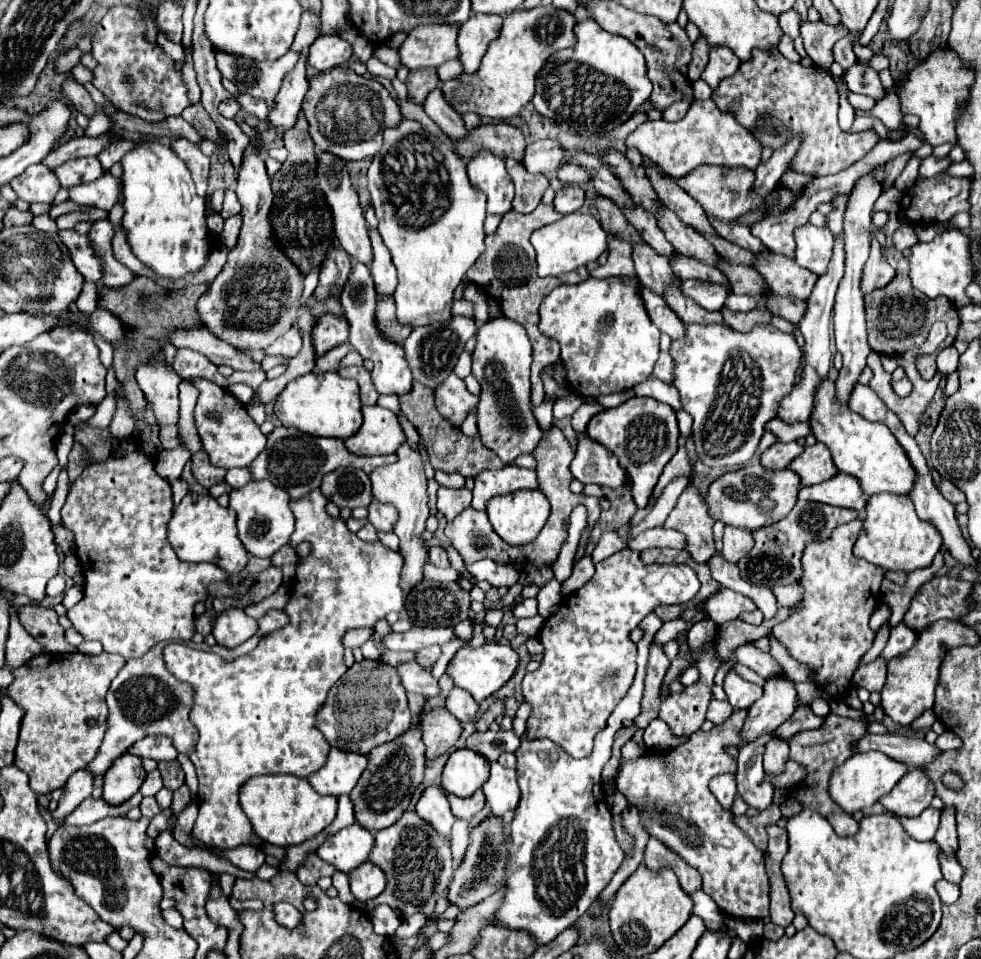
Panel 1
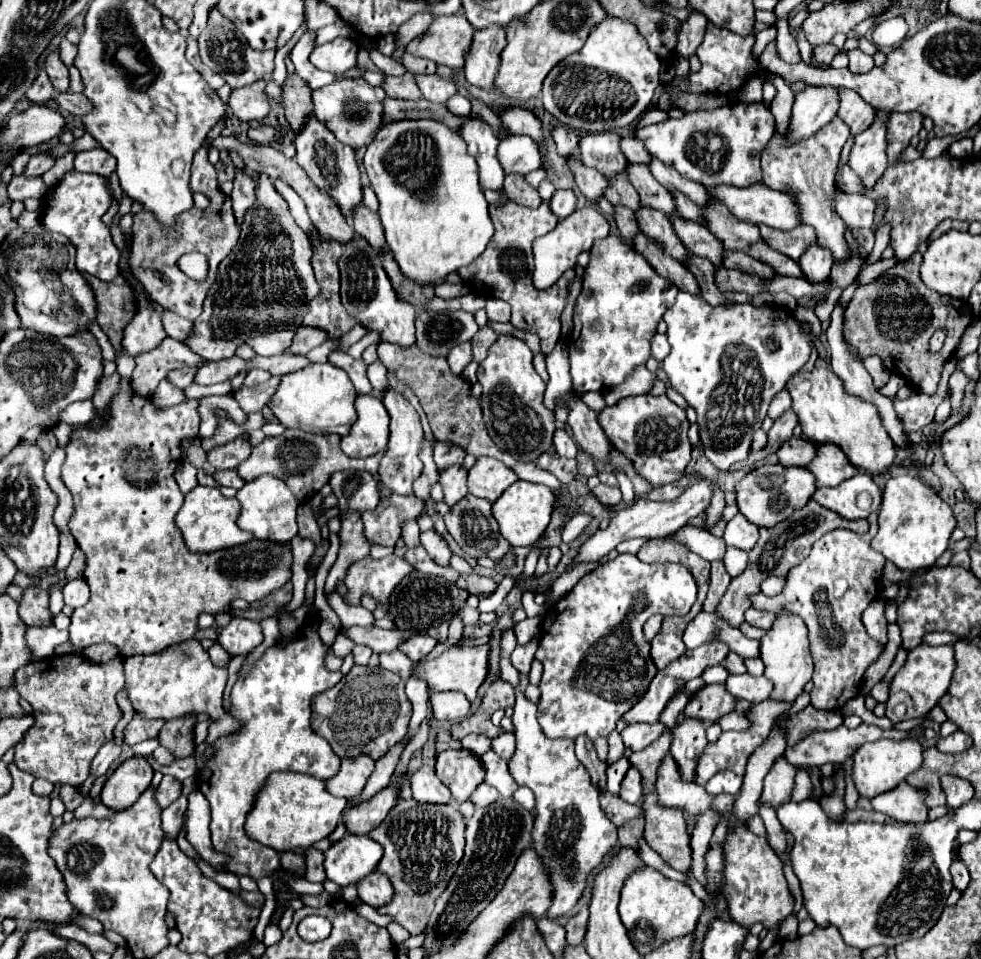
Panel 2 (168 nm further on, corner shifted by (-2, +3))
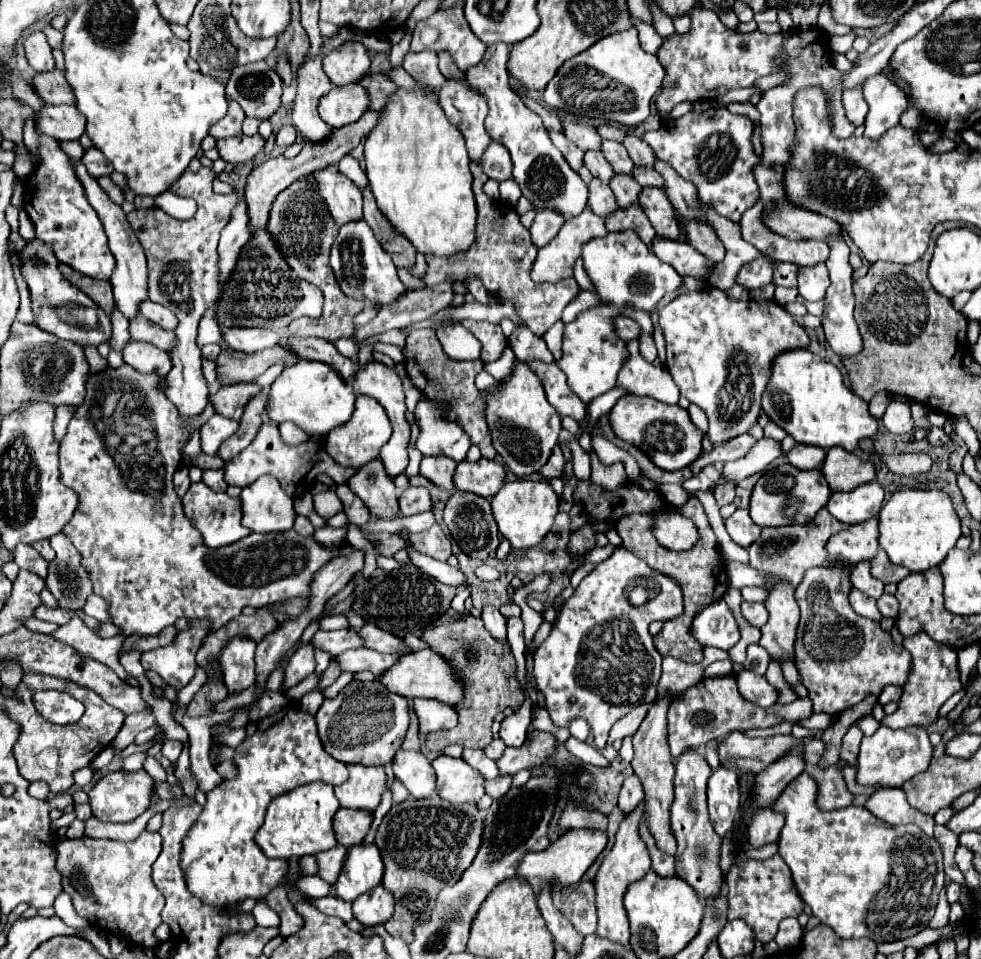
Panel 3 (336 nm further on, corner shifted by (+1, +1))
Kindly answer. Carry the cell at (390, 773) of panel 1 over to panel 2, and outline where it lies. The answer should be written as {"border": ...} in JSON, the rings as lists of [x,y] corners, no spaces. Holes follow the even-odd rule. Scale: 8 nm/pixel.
{"border":[[[387,786],[373,798],[359,802],[355,806],[349,806],[341,816],[347,832],[369,834],[373,828],[377,828],[389,814],[389,810],[395,806],[397,794],[399,794],[397,786]]]}

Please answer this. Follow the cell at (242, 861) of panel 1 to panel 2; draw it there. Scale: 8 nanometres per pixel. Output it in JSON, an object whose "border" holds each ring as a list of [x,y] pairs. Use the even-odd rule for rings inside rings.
{"border":[[[193,790],[189,794],[189,806],[187,806],[187,840],[213,868],[217,868],[217,860],[225,860],[225,856],[217,856],[217,852],[213,852],[213,846],[209,844],[207,818],[209,818],[207,798],[199,790]]]}

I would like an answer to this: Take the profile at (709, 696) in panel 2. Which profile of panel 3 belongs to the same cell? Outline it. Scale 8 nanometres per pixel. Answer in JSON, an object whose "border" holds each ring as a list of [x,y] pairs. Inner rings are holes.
{"border":[[[734,676],[722,678],[702,678],[696,686],[688,688],[678,700],[672,702],[668,710],[668,744],[672,756],[678,756],[682,750],[700,748],[708,740],[720,740],[734,730],[748,730],[748,728],[770,728],[784,720],[798,724],[812,716],[812,702],[810,698],[798,698],[792,704],[774,704],[770,708],[758,708],[752,702],[746,702],[736,688]]]}

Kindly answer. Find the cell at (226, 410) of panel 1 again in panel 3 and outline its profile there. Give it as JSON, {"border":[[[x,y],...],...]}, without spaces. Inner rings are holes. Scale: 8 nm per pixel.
{"border":[[[214,414],[202,428],[200,428],[200,446],[206,454],[216,454],[218,446],[230,438],[238,430],[238,422],[232,418],[222,418],[220,414]]]}

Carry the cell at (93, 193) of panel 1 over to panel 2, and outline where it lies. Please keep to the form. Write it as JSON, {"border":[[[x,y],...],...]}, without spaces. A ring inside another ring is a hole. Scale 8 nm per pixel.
{"border":[[[69,170],[45,196],[41,210],[41,224],[49,232],[59,232],[69,238],[77,250],[77,270],[89,272],[99,280],[113,280],[119,274],[119,252],[111,240],[109,228],[101,222],[101,216],[109,208],[109,192],[105,192],[103,176],[89,176],[77,170]]]}

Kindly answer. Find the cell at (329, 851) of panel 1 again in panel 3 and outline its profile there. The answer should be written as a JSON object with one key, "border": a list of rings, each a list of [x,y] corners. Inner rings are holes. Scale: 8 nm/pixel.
{"border":[[[374,844],[352,846],[348,848],[342,874],[334,884],[336,894],[346,902],[354,902],[354,898],[382,882],[382,872],[384,864],[380,850]]]}

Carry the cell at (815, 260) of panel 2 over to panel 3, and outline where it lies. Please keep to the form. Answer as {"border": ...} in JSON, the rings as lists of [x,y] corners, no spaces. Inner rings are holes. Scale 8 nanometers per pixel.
{"border":[[[824,262],[814,266],[802,266],[798,270],[798,292],[804,296],[804,300],[822,300],[828,286],[830,278]]]}

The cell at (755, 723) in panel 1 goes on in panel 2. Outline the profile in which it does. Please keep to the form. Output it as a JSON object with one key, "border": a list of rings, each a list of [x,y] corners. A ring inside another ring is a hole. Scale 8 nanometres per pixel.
{"border":[[[779,612],[773,626],[765,632],[761,642],[761,660],[765,662],[765,676],[773,682],[773,694],[775,700],[795,700],[805,684],[811,680],[813,674],[813,660],[809,652],[809,640],[807,640],[807,626],[803,618],[793,616],[793,612]]]}

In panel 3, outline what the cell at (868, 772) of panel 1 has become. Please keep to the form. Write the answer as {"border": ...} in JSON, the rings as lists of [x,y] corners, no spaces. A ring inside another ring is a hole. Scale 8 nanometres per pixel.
{"border":[[[880,726],[876,734],[870,738],[862,738],[858,764],[856,764],[856,782],[860,786],[892,786],[900,788],[906,780],[912,776],[924,772],[932,758],[932,746],[928,740],[928,732],[922,728],[904,728],[904,730],[892,730],[886,726]]]}

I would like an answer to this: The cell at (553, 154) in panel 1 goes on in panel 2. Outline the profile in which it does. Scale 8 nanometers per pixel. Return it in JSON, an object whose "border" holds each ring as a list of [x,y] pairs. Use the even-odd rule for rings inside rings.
{"border":[[[507,136],[499,142],[497,158],[505,174],[527,174],[541,166],[537,144],[529,136]]]}

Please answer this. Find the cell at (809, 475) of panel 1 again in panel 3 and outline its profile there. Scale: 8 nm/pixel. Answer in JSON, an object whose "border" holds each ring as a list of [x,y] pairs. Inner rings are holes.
{"border":[[[830,448],[822,464],[822,474],[832,492],[848,492],[874,480],[874,466],[872,462],[864,462],[856,454],[850,454],[842,448]]]}

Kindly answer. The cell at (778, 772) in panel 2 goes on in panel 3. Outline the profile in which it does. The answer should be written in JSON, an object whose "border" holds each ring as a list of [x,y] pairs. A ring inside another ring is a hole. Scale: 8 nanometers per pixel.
{"border":[[[766,806],[766,810],[758,810],[750,820],[748,838],[752,848],[758,848],[766,842],[778,842],[780,830],[784,826],[784,814],[776,812],[774,806]]]}

